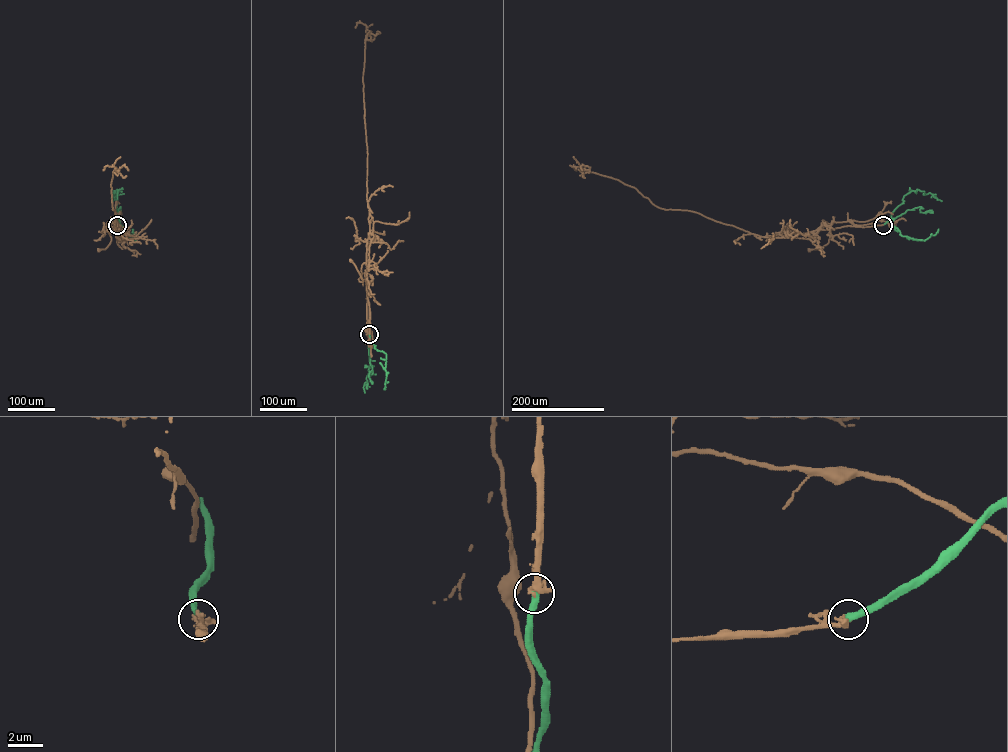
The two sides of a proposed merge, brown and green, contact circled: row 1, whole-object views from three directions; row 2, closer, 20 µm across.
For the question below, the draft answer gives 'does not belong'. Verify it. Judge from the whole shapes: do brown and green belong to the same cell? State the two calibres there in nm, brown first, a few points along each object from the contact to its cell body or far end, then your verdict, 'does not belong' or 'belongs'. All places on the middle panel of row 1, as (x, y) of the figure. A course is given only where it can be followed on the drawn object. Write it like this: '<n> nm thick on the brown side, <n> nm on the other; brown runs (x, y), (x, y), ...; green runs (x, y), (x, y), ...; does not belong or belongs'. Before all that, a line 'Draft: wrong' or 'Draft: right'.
Draft: wrong
360 nm thick on the brown side, 400 nm on the other; brown runs (369, 334), (367, 272), (361, 274), (359, 281), (363, 280), (350, 260); green runs (369, 334), (371, 366), (367, 383), (363, 386), (365, 393); belongs

